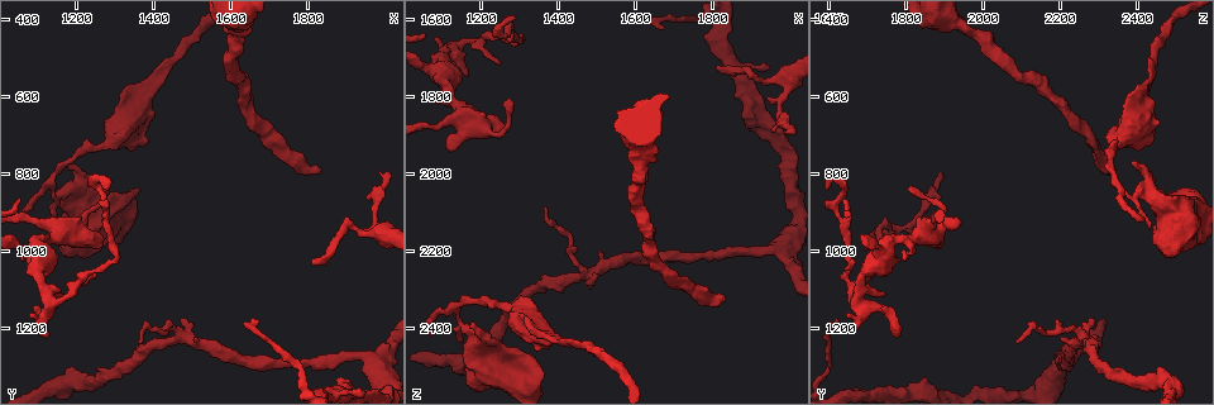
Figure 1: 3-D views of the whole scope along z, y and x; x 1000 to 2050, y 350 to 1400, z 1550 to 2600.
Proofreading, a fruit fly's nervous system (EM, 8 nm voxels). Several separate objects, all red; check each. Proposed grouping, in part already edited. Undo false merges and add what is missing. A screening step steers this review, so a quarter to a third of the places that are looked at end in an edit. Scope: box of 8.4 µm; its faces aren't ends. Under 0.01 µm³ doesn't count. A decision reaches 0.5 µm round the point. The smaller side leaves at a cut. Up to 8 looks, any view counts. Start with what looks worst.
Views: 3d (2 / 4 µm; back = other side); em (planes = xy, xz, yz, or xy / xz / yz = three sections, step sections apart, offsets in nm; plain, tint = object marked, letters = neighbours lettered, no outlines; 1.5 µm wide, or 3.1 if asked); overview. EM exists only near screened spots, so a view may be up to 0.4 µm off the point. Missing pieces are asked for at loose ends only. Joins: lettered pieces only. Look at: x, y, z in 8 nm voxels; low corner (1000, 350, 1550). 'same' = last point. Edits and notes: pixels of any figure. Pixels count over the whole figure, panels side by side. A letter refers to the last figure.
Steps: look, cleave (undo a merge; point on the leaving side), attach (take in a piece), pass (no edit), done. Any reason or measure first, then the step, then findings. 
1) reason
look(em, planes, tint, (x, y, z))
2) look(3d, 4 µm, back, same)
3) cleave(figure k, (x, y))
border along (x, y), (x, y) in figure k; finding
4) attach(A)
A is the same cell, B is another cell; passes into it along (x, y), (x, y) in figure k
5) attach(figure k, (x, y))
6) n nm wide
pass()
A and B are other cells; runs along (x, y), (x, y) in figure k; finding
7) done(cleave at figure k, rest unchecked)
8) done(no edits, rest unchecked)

end of a long branch
look(em, yz, step 4, tint, (1835, 795, 2320))

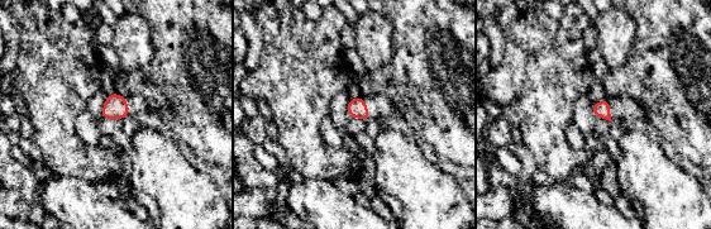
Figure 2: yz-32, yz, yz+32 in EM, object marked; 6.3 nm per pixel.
cut it another way
look(em, planes, letters, same)

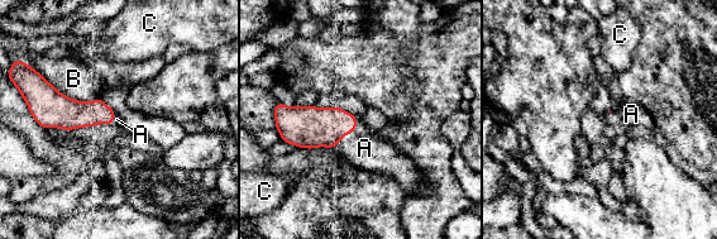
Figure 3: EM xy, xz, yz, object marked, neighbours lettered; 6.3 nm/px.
attach(A)
A is the same cell, B and C are other cells; the neuron continues

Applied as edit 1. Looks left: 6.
free end
look(em, xy, step 4, letters, (1990, 800, 1895))

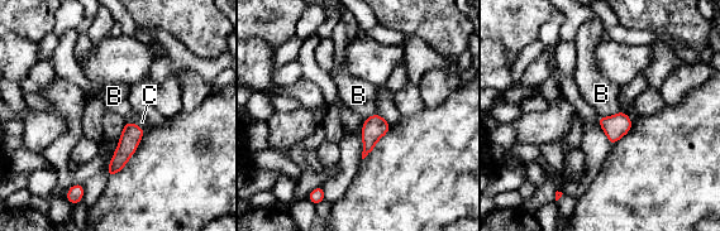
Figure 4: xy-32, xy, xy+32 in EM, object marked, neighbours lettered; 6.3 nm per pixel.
look(em, planes, letters, same)

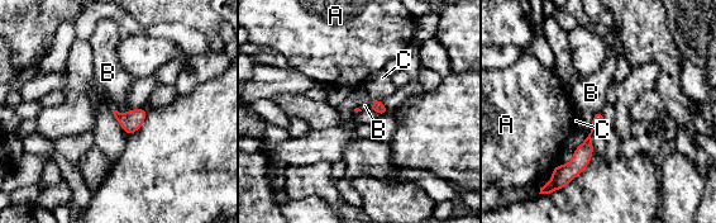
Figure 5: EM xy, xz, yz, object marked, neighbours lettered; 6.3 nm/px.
pass()
A, B and C are other cells; border along (375, 99), (368, 109) in figure 5; no lettered piece goes on from it

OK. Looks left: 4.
thin end
look(3d, 4 µm, (1815, 1035, 1725))

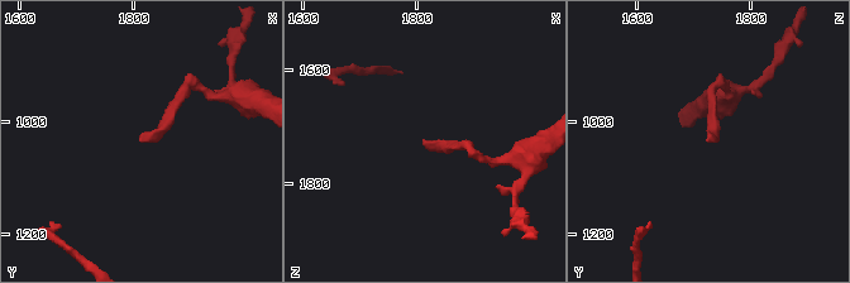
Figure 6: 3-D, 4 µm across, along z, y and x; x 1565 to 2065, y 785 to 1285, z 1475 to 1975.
look(em, xy, step 8, letters, (1810, 1040, 1725))

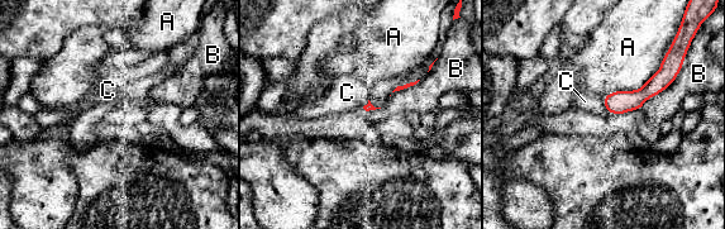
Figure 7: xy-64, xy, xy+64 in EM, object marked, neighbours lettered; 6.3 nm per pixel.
attach(C)
C is the same cell, A and B are other cells; it goes on there

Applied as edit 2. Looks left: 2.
done(attach at figure 3, attach at figure 7, rest unchecked)

